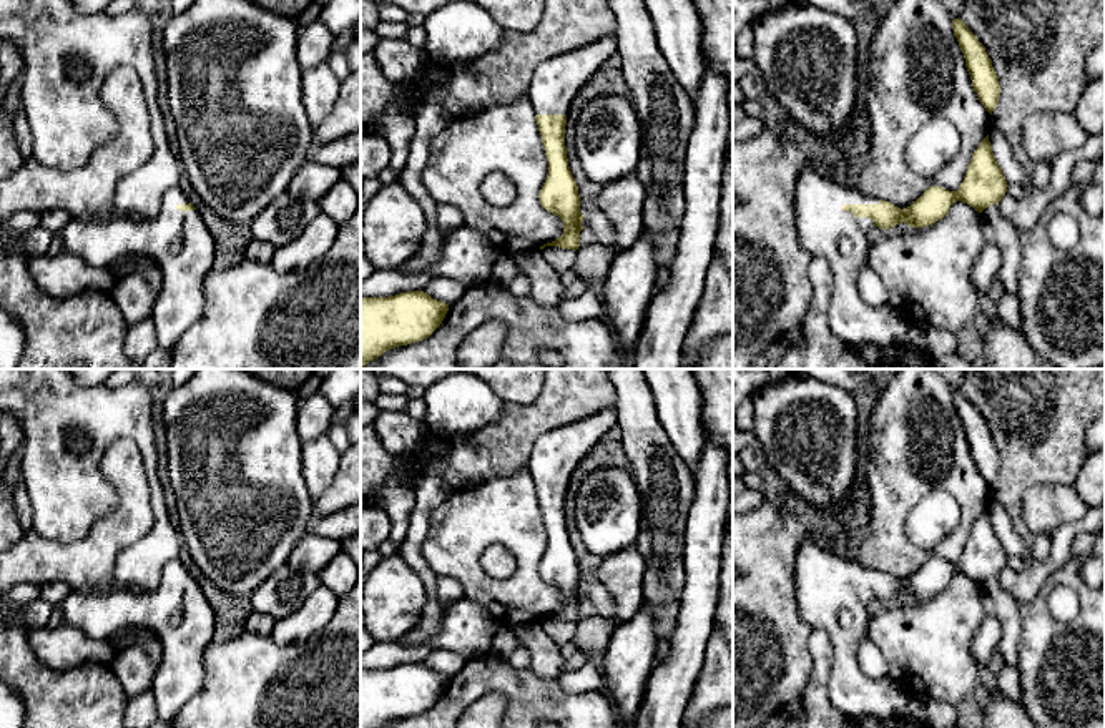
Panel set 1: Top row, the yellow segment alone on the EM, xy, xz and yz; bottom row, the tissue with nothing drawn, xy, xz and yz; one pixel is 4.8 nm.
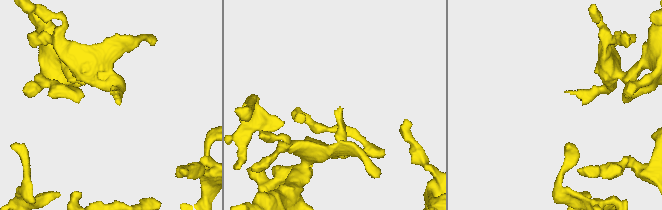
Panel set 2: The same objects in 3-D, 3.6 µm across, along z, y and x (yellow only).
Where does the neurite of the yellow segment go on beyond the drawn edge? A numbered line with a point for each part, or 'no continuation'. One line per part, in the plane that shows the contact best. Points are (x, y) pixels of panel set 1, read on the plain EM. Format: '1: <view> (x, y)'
1: yz (825, 602)

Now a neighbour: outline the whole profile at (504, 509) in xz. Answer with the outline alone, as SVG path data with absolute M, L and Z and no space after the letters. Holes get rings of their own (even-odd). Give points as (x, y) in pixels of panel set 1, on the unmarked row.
M523 467L510 475L495 475L475 487L455 490L429 512L429 529L422 555L437 577L455 578L464 597L502 618L503 627L540 620L563 607L563 593L540 577L540 562L548 547L548 534L535 482ZM494 544L503 545L517 560L508 578L497 580L480 565L482 552Z

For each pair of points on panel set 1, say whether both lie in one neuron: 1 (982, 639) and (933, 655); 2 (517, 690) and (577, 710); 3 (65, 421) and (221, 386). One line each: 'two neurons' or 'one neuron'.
1: two neurons
2: one neuron
3: two neurons

